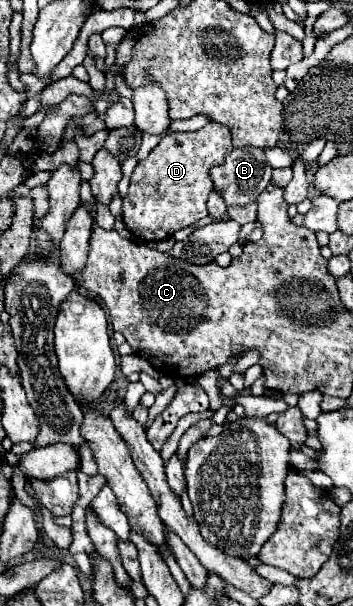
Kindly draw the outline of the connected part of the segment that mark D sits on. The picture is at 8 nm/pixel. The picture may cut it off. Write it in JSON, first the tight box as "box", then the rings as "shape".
{"box":[123,122,231,242],"shape":[[[209,122],[197,132],[165,134],[151,154],[133,170],[127,196],[123,198],[123,222],[127,230],[145,242],[159,242],[205,218],[209,214],[207,196],[213,188],[209,168],[222,164],[231,150],[231,132],[217,122]]]}

